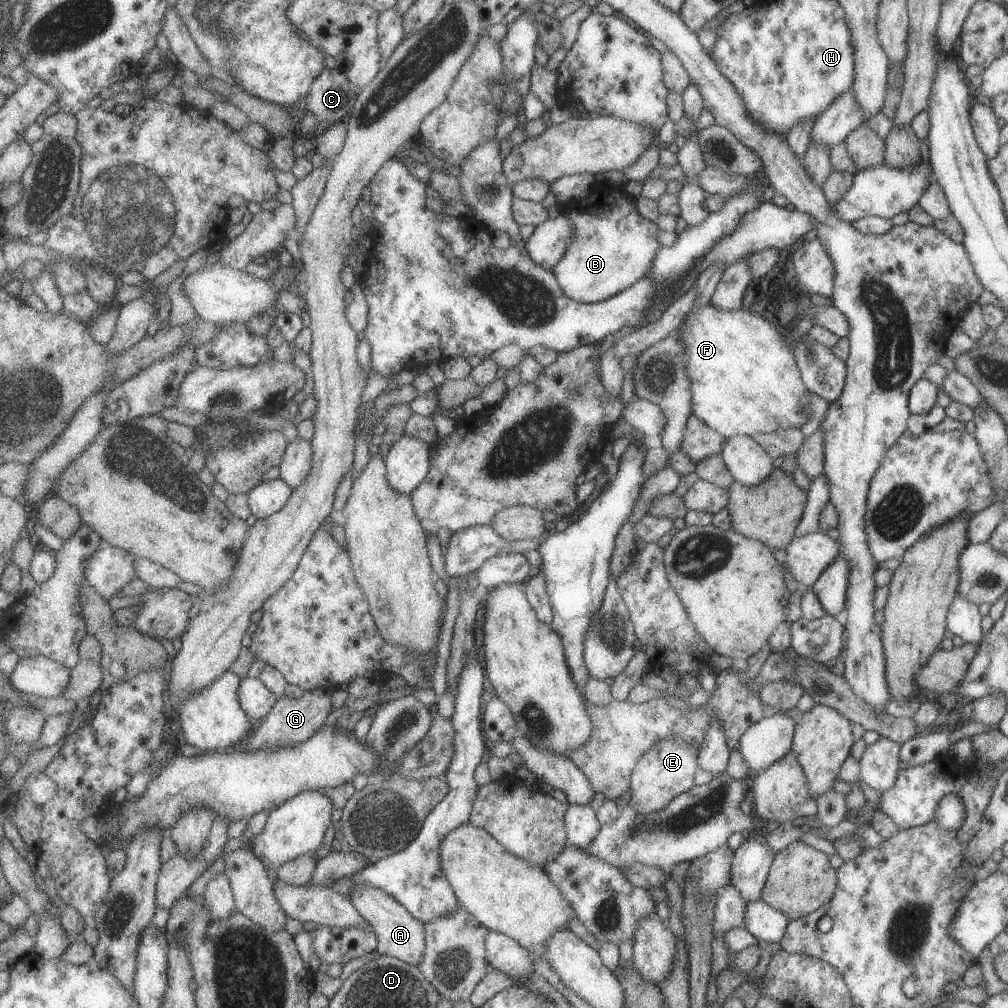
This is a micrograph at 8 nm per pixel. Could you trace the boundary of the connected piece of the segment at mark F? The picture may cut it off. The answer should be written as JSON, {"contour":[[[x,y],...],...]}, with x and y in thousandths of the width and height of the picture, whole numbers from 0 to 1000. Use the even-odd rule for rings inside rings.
{"contour":[[[701,300],[698,305],[693,305],[690,309],[686,308],[686,310],[680,313],[679,318],[671,328],[673,336],[677,339],[677,344],[679,345],[676,355],[679,357],[681,370],[685,377],[687,411],[693,415],[693,417],[696,417],[697,421],[709,427],[709,429],[714,431],[718,436],[722,436],[727,432],[741,432],[742,434],[746,434],[752,430],[768,430],[775,425],[793,426],[802,418],[802,412],[804,411],[804,388],[802,388],[796,380],[794,369],[792,368],[788,353],[786,352],[786,347],[779,335],[773,332],[773,329],[769,327],[767,321],[757,316],[757,314],[751,312],[744,312],[742,308],[737,306],[718,309]]]}

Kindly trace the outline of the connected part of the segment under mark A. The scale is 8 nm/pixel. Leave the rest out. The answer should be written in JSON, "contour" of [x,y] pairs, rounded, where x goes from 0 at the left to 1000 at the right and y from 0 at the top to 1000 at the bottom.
{"contour":[[[359,880],[353,882],[348,893],[354,903],[364,912],[376,930],[374,943],[377,947],[394,949],[400,954],[416,958],[423,948],[423,921],[420,914],[414,913],[406,902],[398,897],[391,889],[380,882]]]}

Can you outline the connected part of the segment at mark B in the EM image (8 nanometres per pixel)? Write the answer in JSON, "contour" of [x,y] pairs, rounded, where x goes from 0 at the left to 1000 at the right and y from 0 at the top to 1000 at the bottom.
{"contour":[[[601,180],[588,181],[588,183],[588,187],[580,196],[569,199],[564,206],[559,204],[557,213],[565,219],[567,235],[555,260],[547,267],[558,289],[573,301],[593,301],[624,286],[643,272],[647,258],[656,244],[650,235],[654,226],[648,219],[632,211],[630,198],[619,189],[619,183],[608,185]]]}

